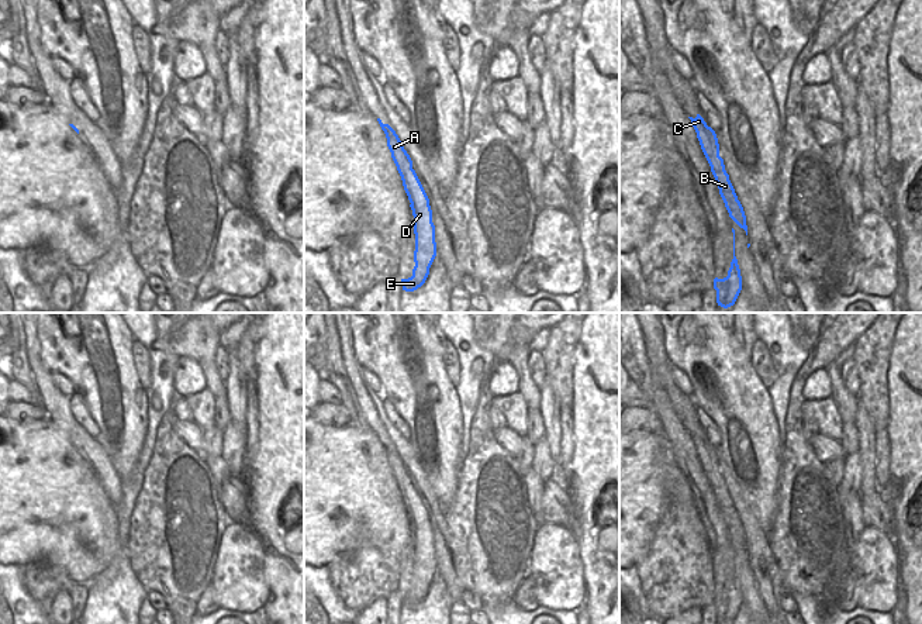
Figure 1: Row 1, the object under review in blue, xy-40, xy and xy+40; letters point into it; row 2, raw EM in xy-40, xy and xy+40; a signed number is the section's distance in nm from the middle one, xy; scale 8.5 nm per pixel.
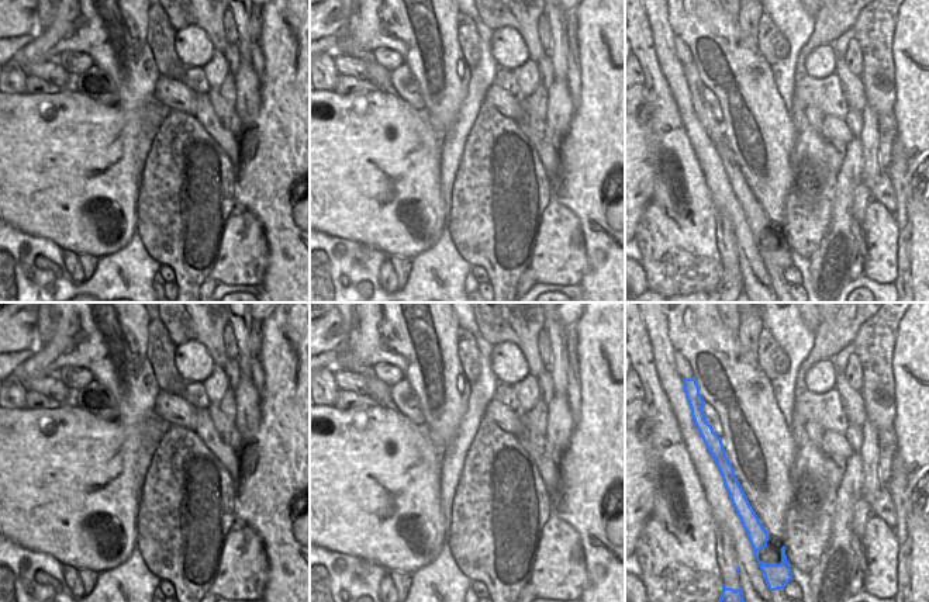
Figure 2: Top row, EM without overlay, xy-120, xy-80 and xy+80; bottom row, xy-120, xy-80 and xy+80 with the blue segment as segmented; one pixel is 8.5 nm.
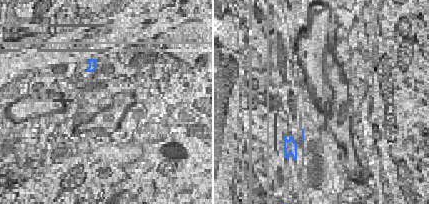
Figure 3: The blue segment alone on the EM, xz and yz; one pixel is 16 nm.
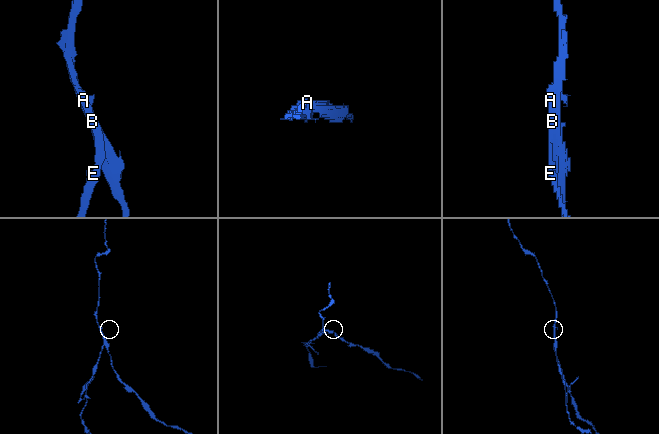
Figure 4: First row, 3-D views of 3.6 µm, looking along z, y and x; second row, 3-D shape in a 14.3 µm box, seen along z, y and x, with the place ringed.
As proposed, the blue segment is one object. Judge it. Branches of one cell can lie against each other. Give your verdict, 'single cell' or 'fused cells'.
fused cells

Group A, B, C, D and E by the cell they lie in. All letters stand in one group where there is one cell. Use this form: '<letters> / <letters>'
A B C / D E

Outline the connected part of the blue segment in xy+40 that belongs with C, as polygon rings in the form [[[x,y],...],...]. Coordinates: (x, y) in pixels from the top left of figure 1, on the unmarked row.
[[[697,430],[695,434],[688,434],[691,435],[691,439],[697,448],[697,454],[705,473],[719,472],[719,459],[715,447],[707,441],[707,438],[700,430]]]

